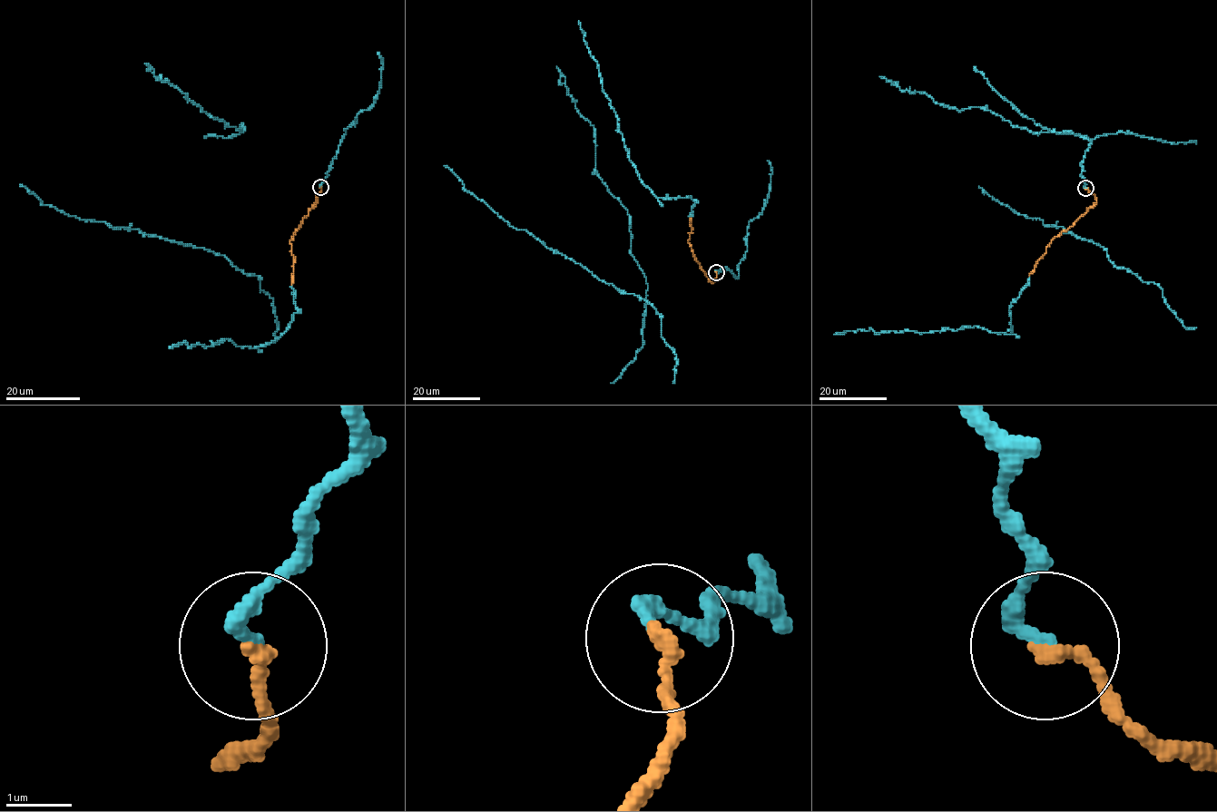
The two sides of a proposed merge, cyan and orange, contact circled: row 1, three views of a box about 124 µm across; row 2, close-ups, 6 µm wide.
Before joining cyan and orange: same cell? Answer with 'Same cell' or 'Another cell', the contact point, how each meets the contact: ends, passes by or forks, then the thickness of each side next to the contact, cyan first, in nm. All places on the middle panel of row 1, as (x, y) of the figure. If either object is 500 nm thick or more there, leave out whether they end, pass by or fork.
Same cell. Place: (716, 272). At the ring cyan ends. At the ring orange ends. Thickness 240 nm (cyan) against 220 nm

